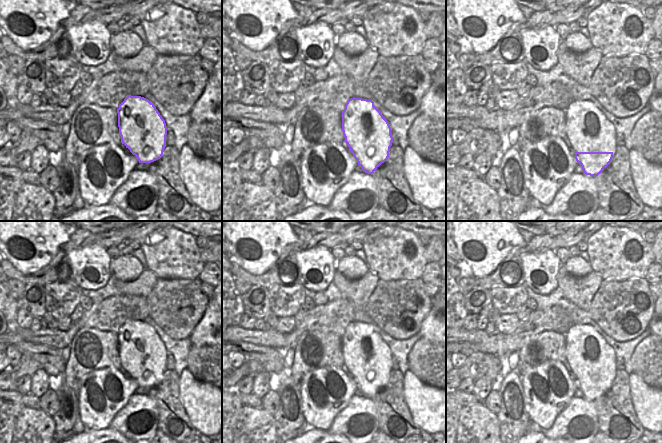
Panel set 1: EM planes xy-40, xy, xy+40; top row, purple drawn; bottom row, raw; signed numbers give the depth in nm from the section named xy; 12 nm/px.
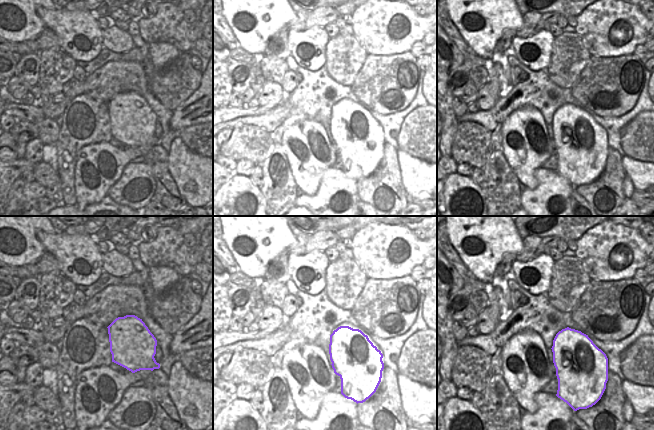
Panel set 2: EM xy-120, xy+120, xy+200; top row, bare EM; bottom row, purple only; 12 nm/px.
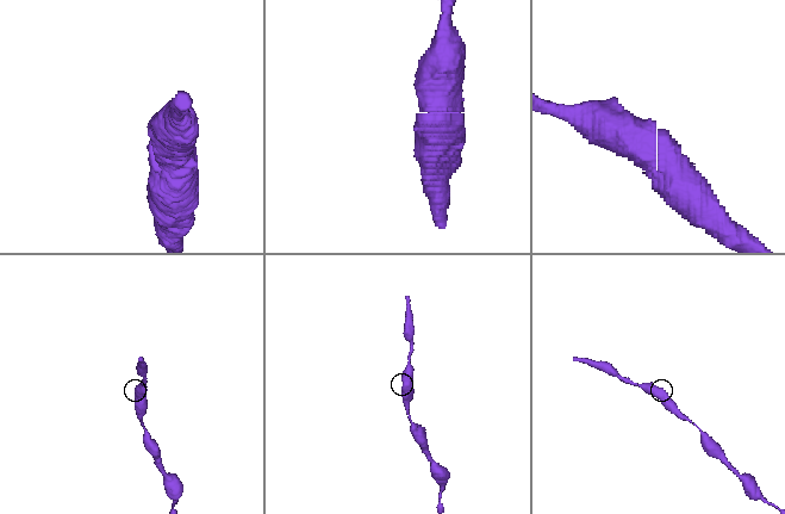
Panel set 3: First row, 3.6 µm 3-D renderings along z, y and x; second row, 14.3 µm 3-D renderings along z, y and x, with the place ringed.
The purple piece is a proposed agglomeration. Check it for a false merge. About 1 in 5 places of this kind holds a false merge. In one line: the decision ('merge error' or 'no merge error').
no merge error

